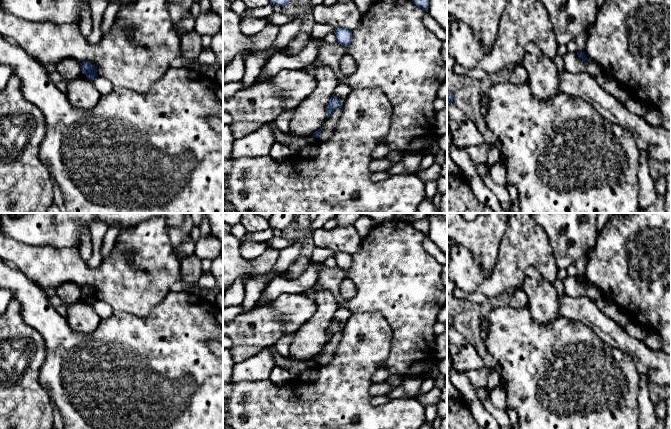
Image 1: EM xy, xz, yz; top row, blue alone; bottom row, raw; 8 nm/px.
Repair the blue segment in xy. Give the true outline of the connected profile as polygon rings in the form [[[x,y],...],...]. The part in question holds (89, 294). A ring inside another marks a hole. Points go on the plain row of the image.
[[[82,286],[80,287],[81,290],[81,295],[83,298],[86,299],[86,301],[90,304],[93,305],[97,300],[97,290],[92,289],[88,286]]]

